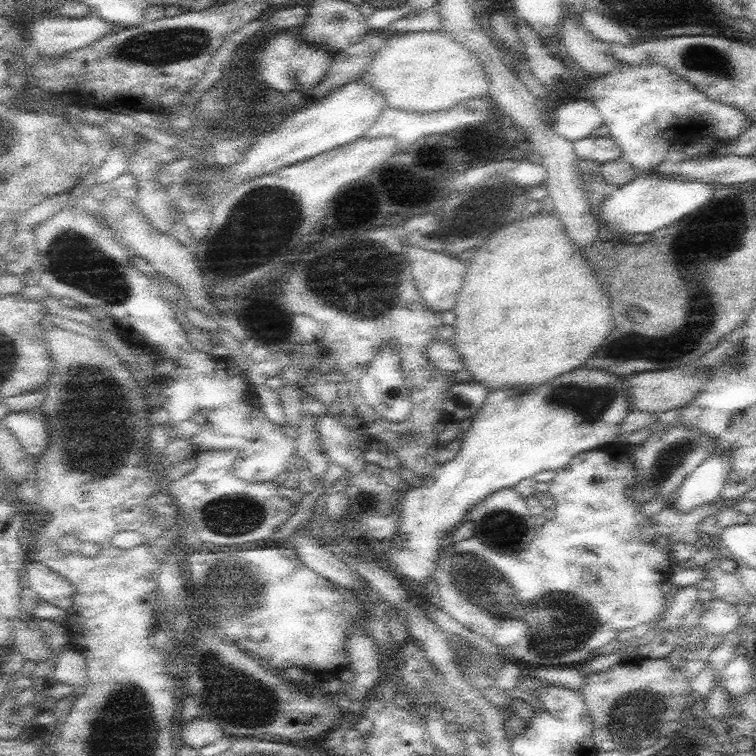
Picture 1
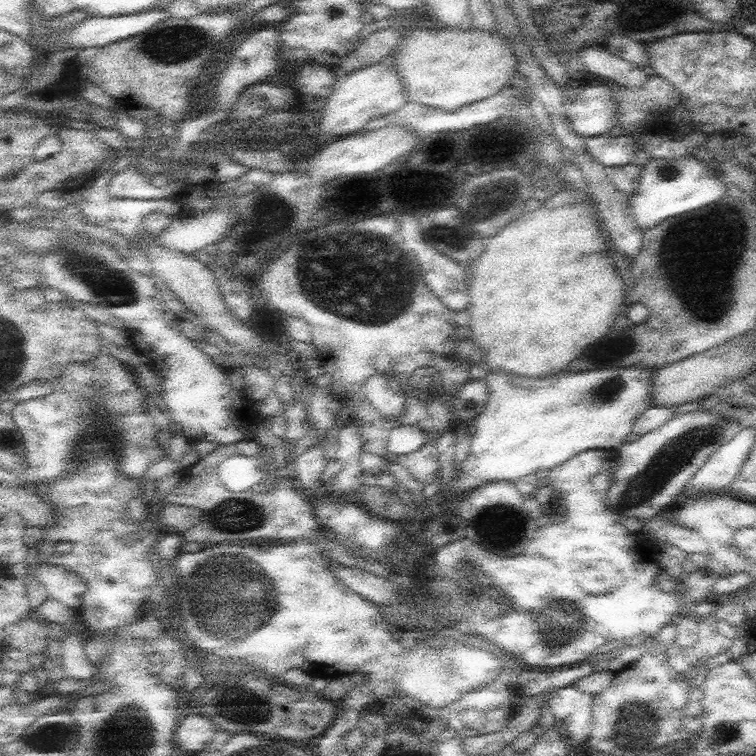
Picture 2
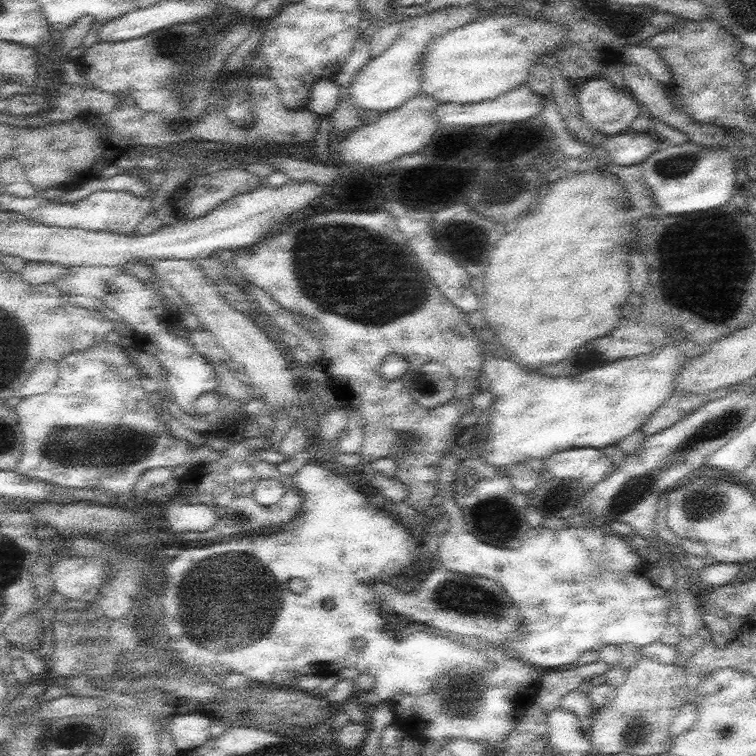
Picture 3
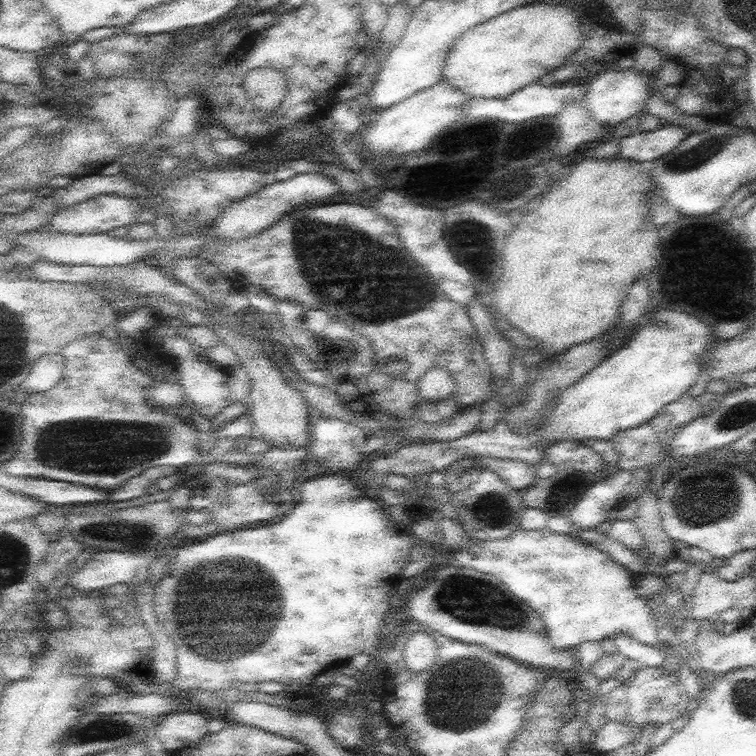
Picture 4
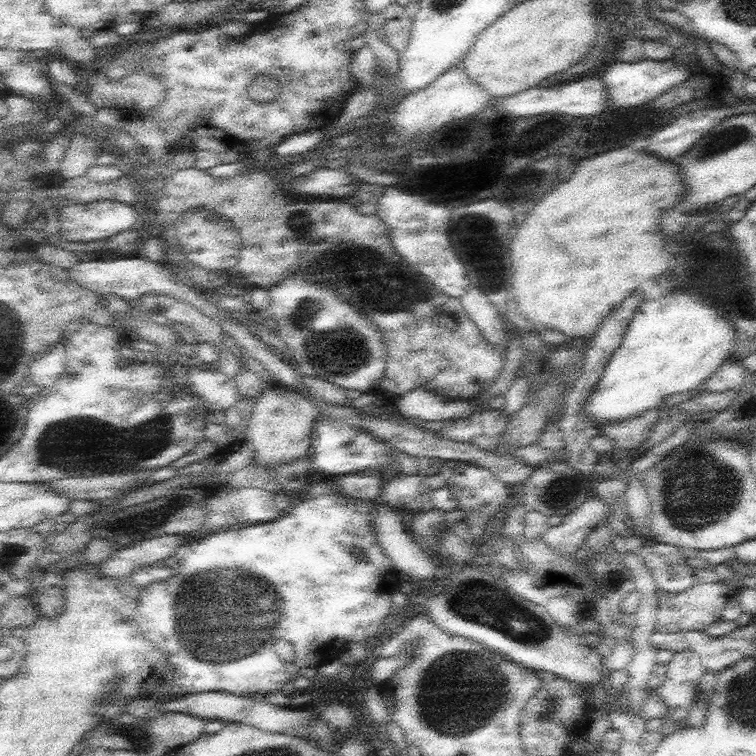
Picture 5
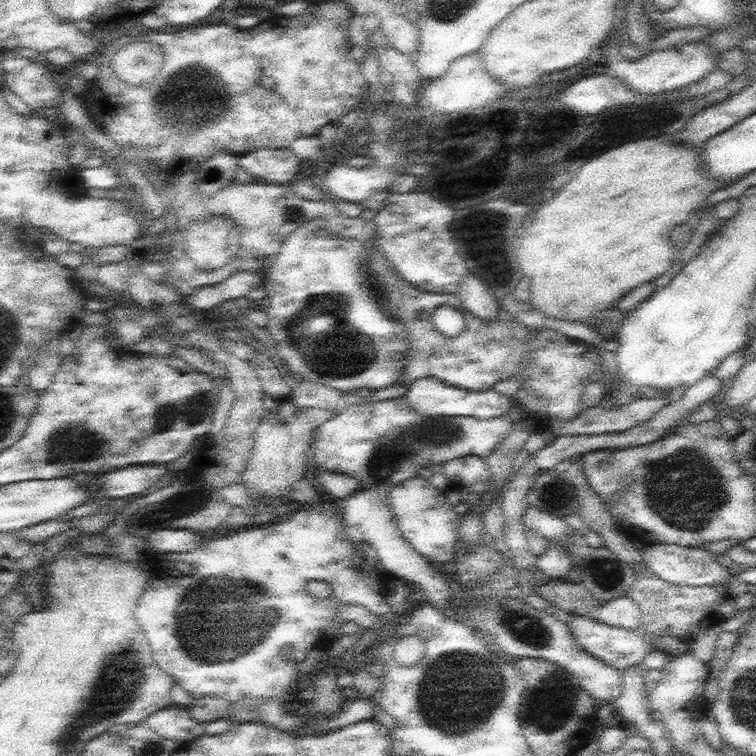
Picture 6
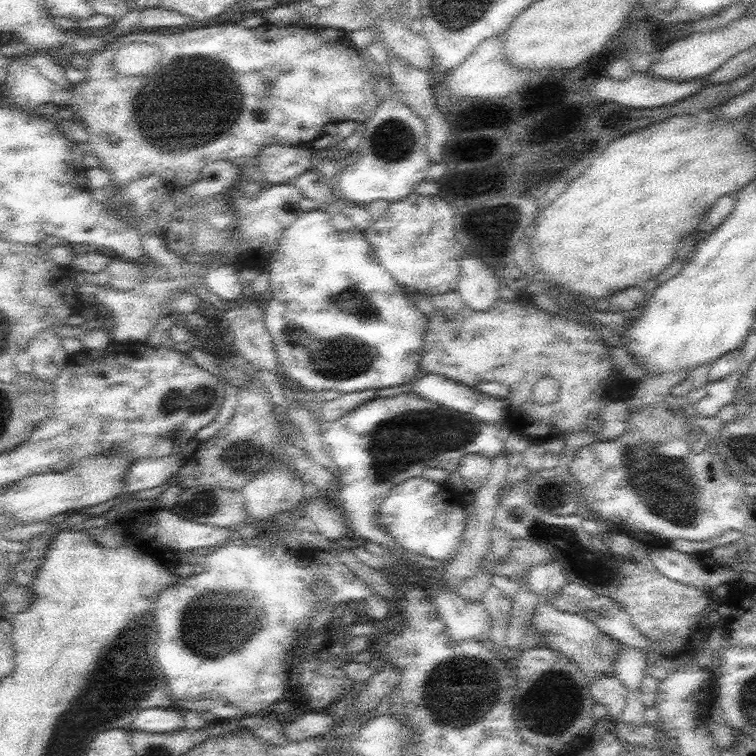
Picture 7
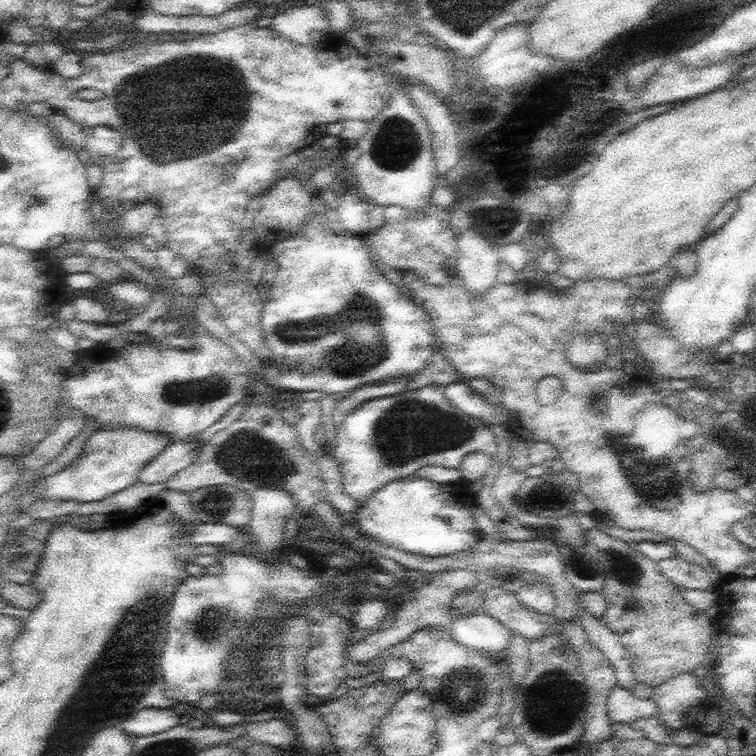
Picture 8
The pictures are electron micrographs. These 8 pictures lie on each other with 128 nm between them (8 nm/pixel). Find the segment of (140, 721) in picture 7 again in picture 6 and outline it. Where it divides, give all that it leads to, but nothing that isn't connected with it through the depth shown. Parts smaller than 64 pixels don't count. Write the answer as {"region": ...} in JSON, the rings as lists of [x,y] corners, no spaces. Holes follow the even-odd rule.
{"region":[[[170,706],[148,716],[146,723],[166,740],[187,744],[206,734],[204,723],[197,722],[184,706]]]}

